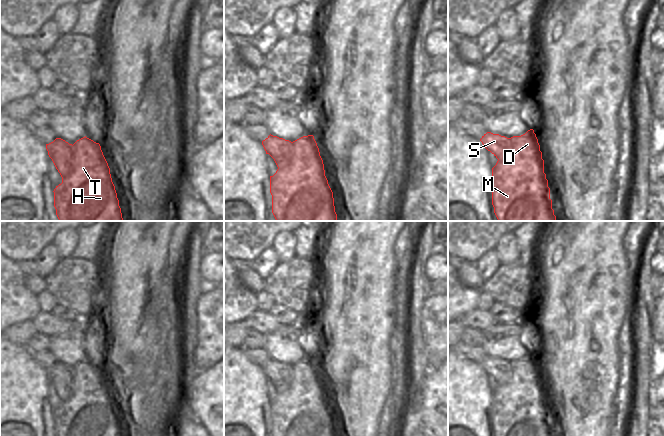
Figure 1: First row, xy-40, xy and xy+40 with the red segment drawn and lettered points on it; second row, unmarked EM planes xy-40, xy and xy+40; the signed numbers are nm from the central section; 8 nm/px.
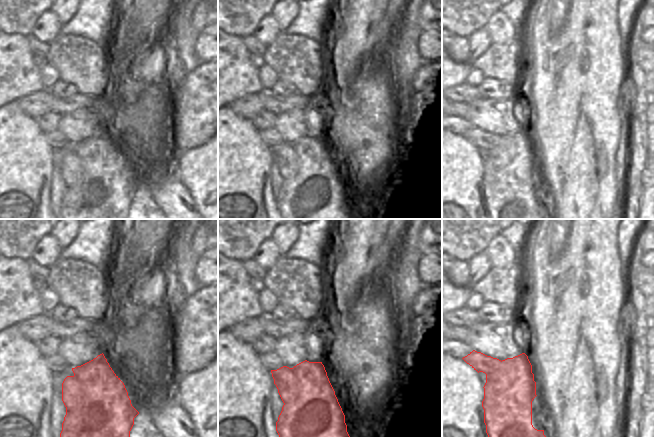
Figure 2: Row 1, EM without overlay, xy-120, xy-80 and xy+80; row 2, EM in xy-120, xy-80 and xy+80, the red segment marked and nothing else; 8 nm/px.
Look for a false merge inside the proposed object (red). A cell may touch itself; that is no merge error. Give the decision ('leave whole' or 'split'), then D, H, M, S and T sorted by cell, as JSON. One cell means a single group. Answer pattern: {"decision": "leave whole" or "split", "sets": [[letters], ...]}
{"decision": "split", "sets": [["D", "H", "M", "T"], ["S"]]}

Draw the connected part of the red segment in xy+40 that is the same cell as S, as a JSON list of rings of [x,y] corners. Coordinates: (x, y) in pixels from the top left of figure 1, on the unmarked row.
[[[487,356],[482,360],[480,365],[498,384],[505,384],[512,378],[512,366],[510,362]]]

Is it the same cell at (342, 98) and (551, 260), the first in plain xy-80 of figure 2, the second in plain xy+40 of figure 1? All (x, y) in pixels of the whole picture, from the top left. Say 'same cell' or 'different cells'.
same cell

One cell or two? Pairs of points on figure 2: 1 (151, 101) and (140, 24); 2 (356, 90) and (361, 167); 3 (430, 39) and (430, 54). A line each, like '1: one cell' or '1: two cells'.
1: one cell
2: one cell
3: one cell

